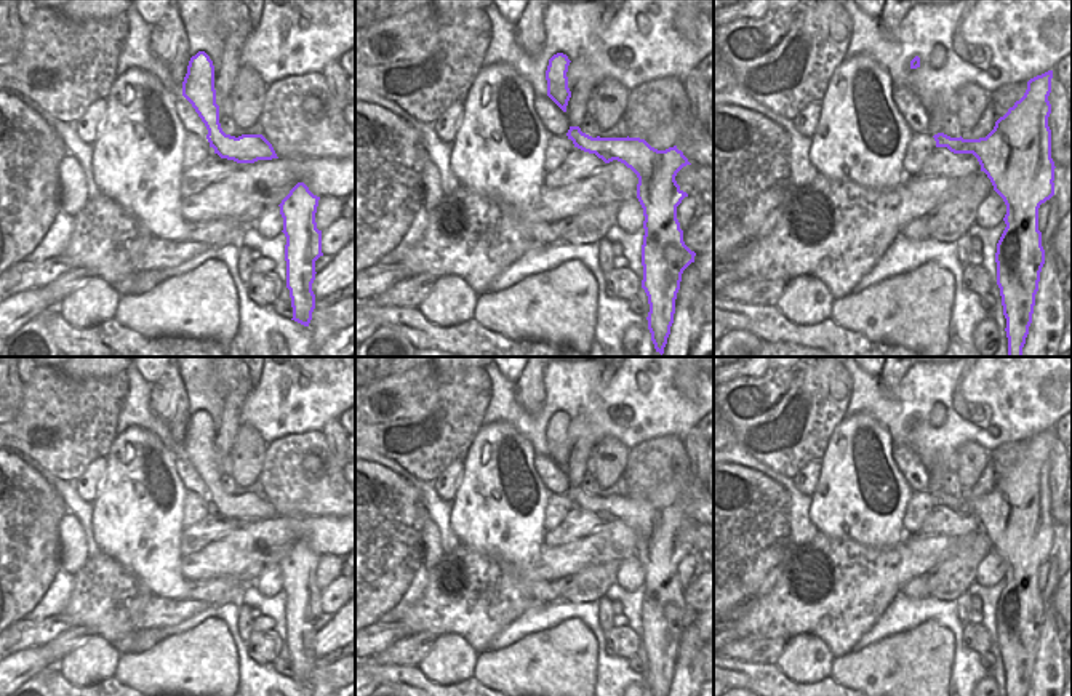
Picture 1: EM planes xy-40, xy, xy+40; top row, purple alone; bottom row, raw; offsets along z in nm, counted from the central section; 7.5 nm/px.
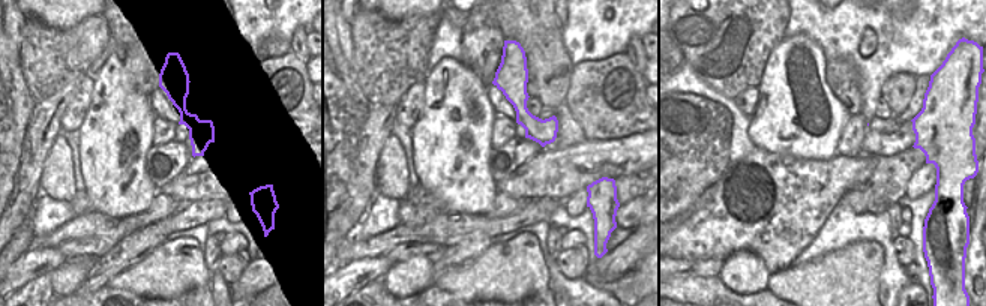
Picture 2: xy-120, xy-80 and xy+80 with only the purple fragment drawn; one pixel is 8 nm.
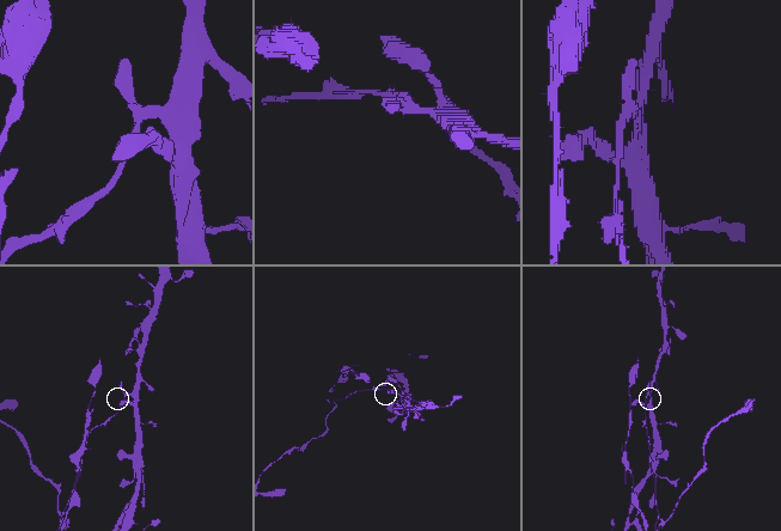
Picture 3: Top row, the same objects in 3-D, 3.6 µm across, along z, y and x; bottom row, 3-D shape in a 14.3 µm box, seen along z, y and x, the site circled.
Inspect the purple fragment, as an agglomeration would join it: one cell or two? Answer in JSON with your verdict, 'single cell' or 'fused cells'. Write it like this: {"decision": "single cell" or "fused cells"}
{"decision": "fused cells"}

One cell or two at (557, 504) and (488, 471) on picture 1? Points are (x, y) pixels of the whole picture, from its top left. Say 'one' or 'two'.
two

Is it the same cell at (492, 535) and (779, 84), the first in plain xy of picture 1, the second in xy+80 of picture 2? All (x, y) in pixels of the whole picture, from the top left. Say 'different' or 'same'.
same

